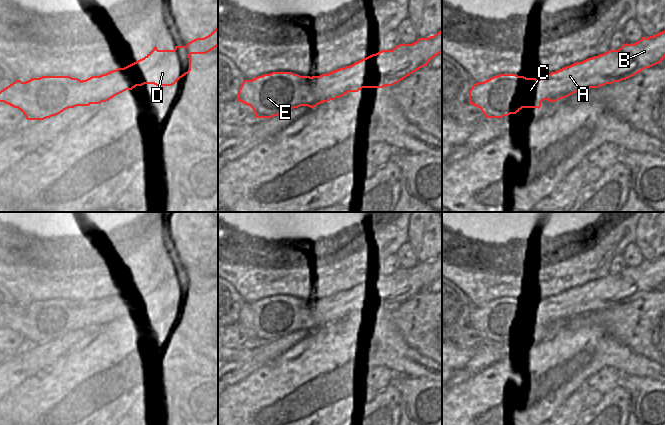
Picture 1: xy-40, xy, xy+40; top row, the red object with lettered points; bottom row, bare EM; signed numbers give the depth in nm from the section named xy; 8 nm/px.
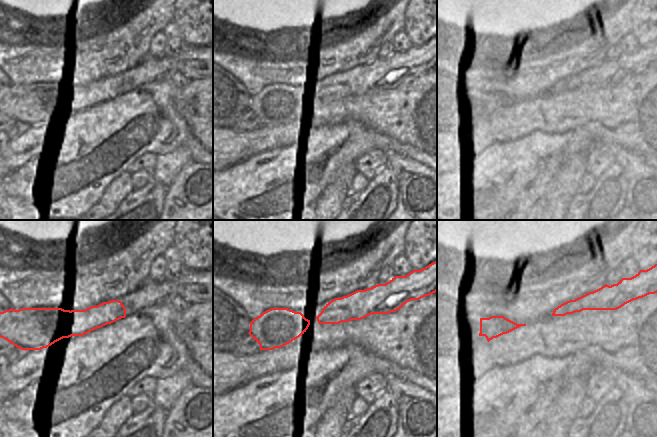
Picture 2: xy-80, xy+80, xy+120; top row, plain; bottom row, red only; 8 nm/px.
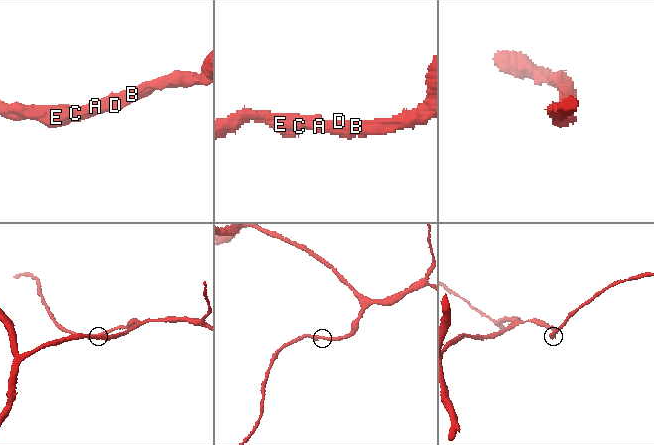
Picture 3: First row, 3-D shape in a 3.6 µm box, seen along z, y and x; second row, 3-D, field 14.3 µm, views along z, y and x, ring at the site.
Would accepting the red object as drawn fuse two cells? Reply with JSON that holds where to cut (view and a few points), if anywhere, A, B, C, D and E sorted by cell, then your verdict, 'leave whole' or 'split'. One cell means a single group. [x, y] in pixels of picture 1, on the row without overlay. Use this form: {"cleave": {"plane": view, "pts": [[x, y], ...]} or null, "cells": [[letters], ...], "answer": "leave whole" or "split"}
{"cleave": null, "cells": [["A", "B", "C", "D", "E"]], "answer": "leave whole"}

